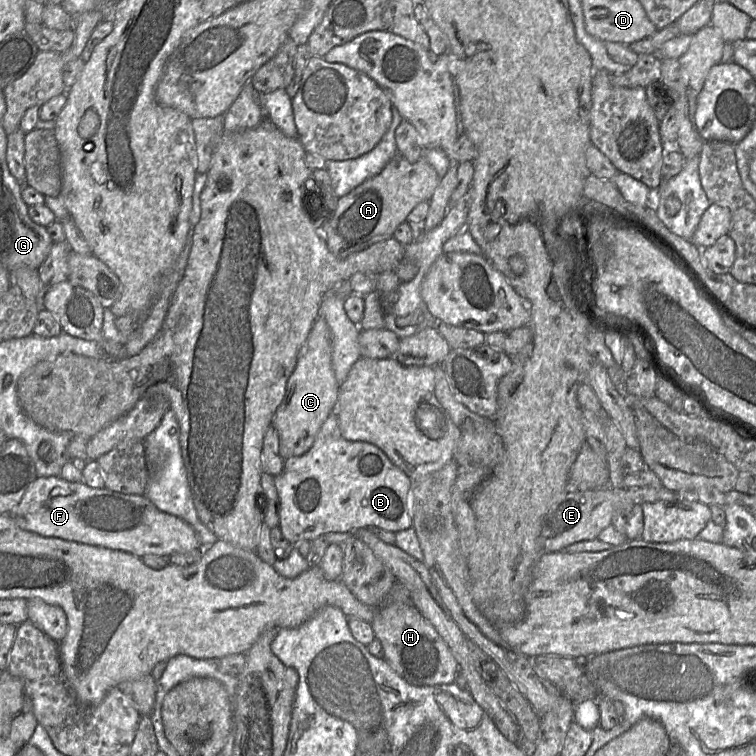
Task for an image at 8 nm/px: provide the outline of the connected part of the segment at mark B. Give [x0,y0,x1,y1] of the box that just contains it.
[274,413,412,544]

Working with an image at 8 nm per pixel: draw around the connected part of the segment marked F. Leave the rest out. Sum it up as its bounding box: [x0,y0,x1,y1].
[9,476,201,558]

